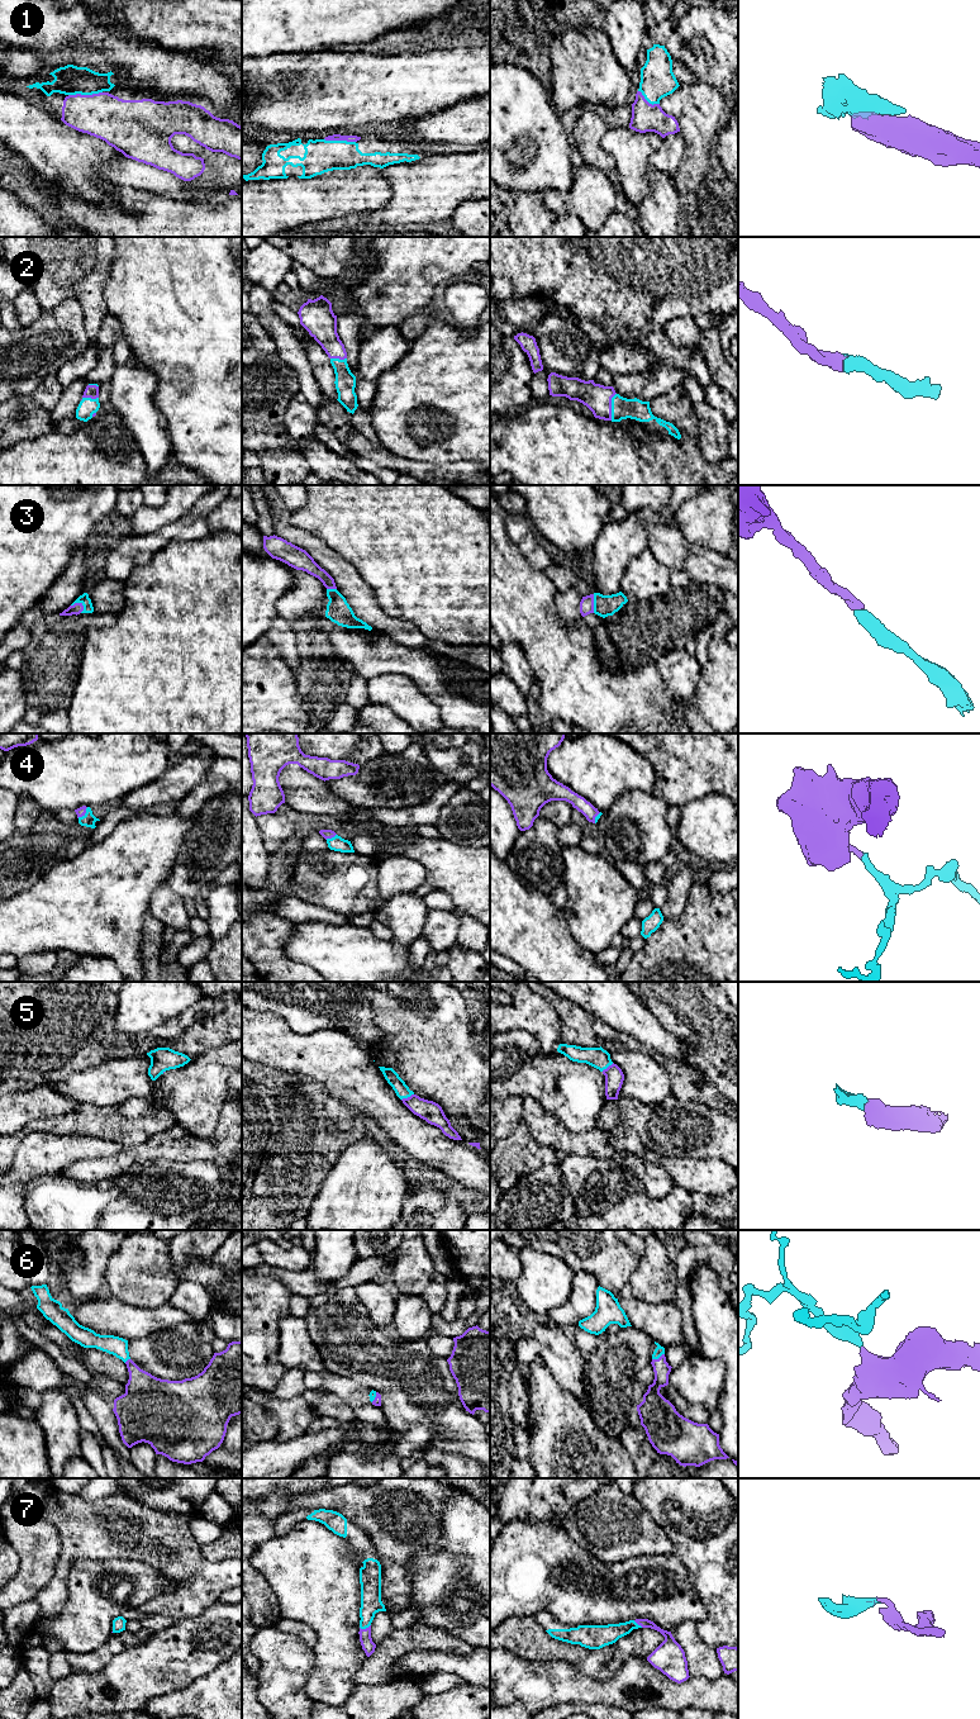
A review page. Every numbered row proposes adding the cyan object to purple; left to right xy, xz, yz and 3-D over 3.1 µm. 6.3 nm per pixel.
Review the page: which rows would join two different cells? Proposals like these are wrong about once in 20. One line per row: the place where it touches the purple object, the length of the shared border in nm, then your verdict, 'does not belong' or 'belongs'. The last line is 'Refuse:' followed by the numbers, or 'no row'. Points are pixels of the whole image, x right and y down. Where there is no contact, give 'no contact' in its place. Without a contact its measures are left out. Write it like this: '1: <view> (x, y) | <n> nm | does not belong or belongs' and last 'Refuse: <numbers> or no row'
1: xy (85, 95) | 220 nm | belongs
2: yz (610, 407) | 180 nm | belongs
3: xy (79, 603) | 90 nm | belongs
4: xy (84, 813) | 100 nm | belongs
5: xz (408, 1097) | 90 nm | belongs
6: yz (659, 1358) | 90 nm | belongs
7: xz (366, 1628) | 80 nm | belongs
Refuse: no row

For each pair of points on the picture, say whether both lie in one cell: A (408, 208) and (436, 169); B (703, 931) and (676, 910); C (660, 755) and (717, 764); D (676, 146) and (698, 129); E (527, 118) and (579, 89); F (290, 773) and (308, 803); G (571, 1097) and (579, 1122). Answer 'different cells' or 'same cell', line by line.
A: same cell
B: different cells
C: same cell
D: different cells
E: different cells
F: same cell
G: same cell

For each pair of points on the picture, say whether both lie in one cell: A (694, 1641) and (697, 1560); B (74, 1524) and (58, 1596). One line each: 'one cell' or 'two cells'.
A: two cells
B: one cell

